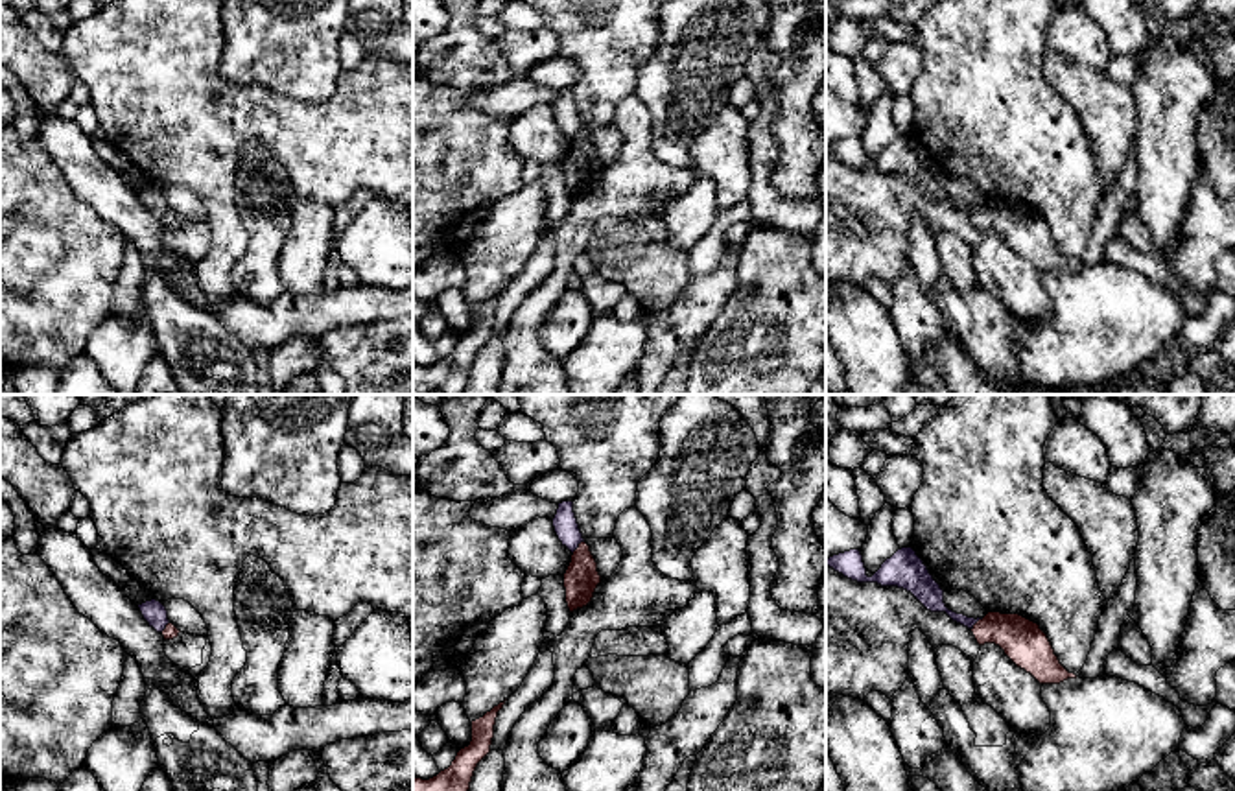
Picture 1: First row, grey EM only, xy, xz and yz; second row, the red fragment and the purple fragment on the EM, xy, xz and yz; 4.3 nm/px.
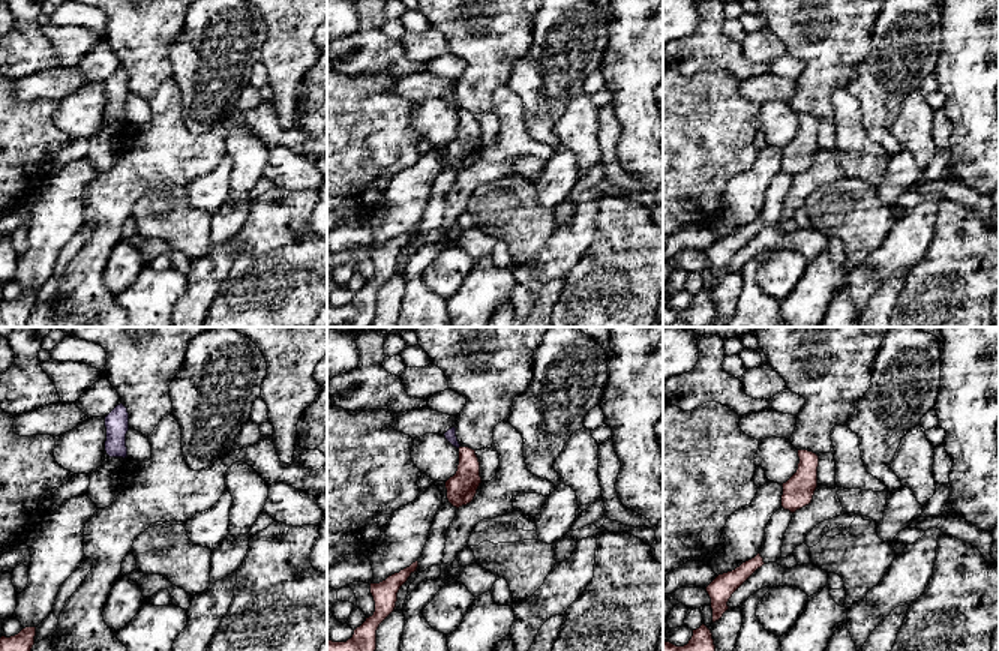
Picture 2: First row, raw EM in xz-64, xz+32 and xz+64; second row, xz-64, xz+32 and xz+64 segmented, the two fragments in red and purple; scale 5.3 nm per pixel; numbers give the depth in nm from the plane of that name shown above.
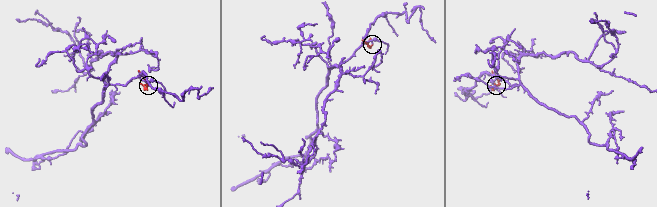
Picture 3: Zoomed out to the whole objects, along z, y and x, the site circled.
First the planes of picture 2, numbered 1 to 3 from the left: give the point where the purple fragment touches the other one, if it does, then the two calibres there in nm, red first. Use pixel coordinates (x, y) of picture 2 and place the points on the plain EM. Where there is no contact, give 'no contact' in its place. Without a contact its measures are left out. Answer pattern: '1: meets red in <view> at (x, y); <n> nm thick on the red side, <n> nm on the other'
1: no contact
2: no contact
3: no contact

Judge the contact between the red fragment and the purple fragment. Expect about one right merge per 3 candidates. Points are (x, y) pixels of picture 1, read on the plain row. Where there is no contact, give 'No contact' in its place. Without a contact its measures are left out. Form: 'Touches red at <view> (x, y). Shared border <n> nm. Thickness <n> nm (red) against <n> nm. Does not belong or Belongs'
Touches red at xz (579, 133). Shared border 80 nm. Thickness 150 nm (red) against 110 nm. Does not belong

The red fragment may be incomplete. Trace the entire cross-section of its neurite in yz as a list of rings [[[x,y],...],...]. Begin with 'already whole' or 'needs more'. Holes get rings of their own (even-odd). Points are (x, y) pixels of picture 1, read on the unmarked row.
already whole; [[[988,199],[971,219],[979,232],[999,232],[1017,254],[1030,260],[1040,271],[1076,266],[1060,251],[1040,212],[1019,201]]]

